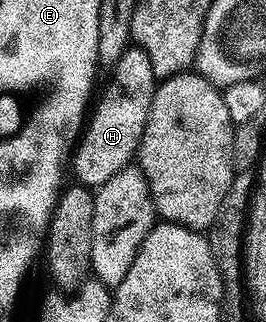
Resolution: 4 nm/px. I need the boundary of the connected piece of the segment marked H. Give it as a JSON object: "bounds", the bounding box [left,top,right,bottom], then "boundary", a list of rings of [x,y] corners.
{"bounds":[70,47,158,191],"boundary":[[[130,47],[111,66],[112,82],[104,94],[91,106],[82,132],[70,157],[70,173],[79,184],[95,191],[106,179],[114,179],[118,171],[129,168],[140,151],[140,140],[146,131],[146,119],[150,115],[150,103],[158,78],[150,71],[150,59],[138,48]]]}

